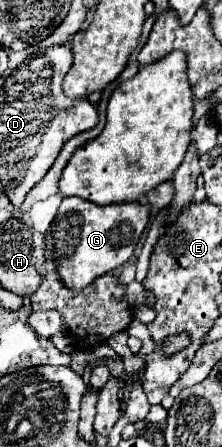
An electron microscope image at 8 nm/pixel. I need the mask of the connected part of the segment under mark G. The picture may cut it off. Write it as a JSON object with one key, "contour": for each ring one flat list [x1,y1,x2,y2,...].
{"contour":[[65,197,51,229,47,231,47,249,53,253,55,271,63,277,63,285,69,289,85,289,97,277,121,267,135,251,143,229,149,223,149,209,141,203,123,203,123,205,91,205,79,197]]}

